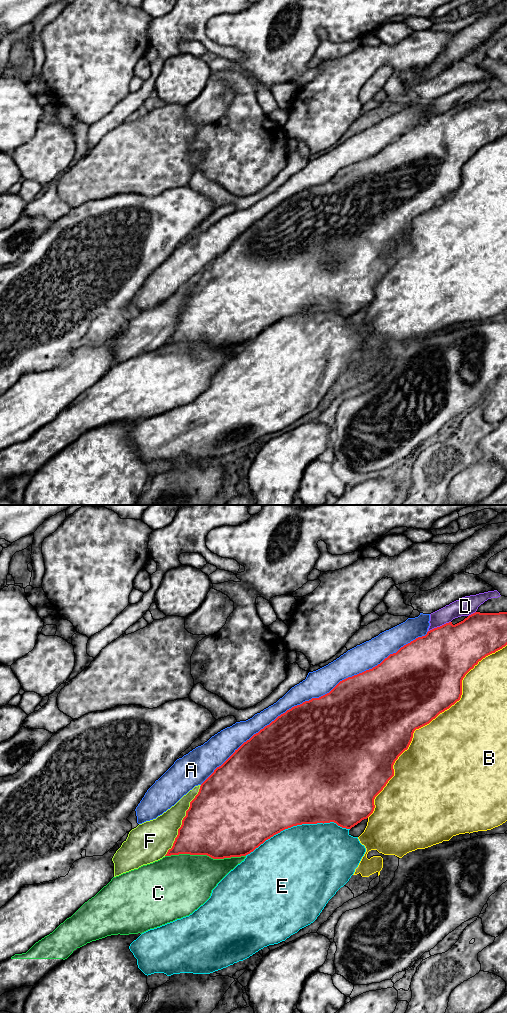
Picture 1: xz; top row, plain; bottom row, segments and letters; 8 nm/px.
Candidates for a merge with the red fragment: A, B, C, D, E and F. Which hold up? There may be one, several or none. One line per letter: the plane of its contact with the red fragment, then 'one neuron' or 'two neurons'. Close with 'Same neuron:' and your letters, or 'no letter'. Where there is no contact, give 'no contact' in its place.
A: xz | one neuron
B: xz | two neurons
C: xz | two neurons
D: xz | two neurons
E: xz | two neurons
F: xz | two neurons
Same neuron: A

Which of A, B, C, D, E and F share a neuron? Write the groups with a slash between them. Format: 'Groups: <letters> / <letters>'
Groups: A / B / C F / D / E

